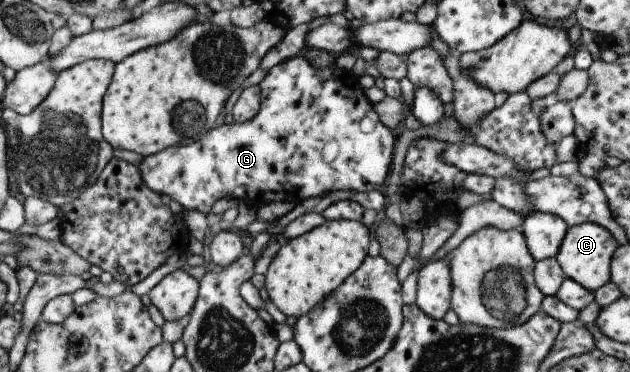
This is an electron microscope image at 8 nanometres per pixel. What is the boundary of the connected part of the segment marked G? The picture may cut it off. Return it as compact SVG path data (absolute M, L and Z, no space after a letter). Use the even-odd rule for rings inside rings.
M300 54L273 66L258 86L261 102L253 118L242 124L221 124L192 144L171 146L145 156L138 167L143 184L160 196L167 195L183 210L203 215L207 215L213 203L224 196L257 210L271 202L297 205L307 198L333 191L370 192L384 188L391 172L395 139L379 122L357 76L335 64L311 68Z

